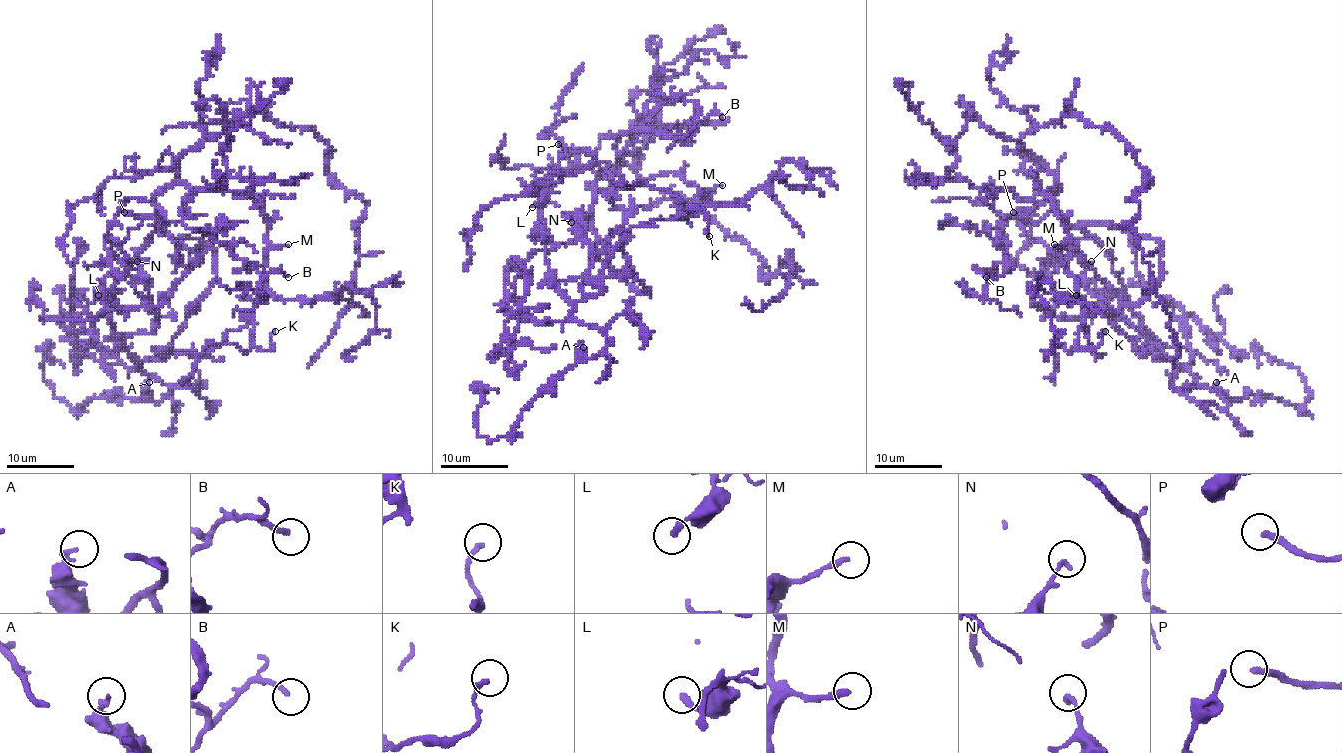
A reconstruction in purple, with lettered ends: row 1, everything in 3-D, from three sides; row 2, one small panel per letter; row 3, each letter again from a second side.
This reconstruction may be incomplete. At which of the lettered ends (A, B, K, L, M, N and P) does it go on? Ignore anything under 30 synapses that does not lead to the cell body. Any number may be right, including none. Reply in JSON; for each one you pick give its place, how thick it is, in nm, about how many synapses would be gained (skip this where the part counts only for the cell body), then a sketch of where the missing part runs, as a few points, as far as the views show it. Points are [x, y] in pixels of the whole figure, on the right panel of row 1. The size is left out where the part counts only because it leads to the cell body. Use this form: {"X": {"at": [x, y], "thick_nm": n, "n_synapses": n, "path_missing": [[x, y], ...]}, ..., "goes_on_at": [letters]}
{"M": {"at": [1054, 244], "thick_nm": 240, "n_synapses": 45, "path_missing": [[1054, 244], [1033, 229], [1021, 205], [1020, 216], [989, 217], [974, 236], [965, 236], [959, 243]]}, "P": {"at": [1013, 212], "thick_nm": 240}, "goes_on_at": ["M", "P"]}

